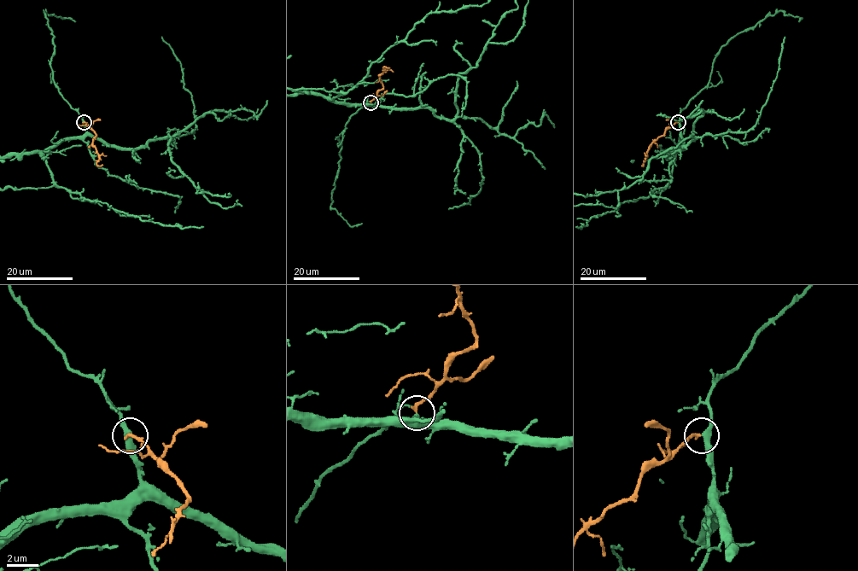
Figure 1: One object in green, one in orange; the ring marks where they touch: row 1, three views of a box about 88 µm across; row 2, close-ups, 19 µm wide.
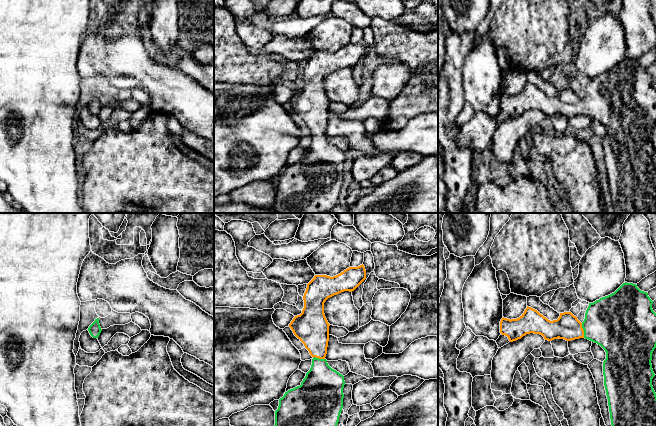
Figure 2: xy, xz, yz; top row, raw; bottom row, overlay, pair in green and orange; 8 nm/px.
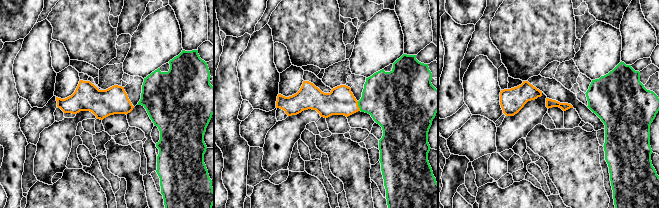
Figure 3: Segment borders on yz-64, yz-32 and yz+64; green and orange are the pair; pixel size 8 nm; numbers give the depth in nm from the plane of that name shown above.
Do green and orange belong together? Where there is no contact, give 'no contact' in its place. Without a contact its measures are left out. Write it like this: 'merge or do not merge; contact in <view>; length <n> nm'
merge; contact in yz; length 120 nm

